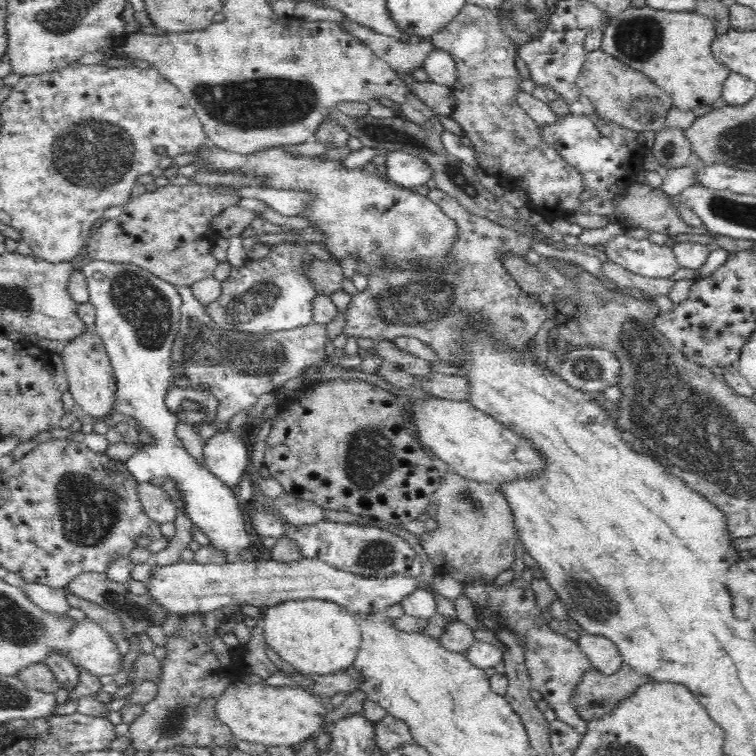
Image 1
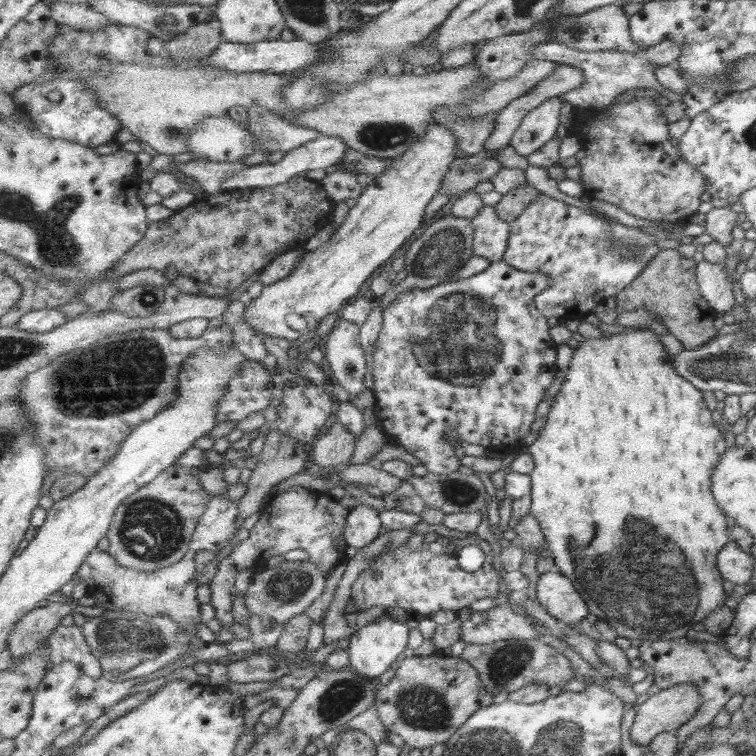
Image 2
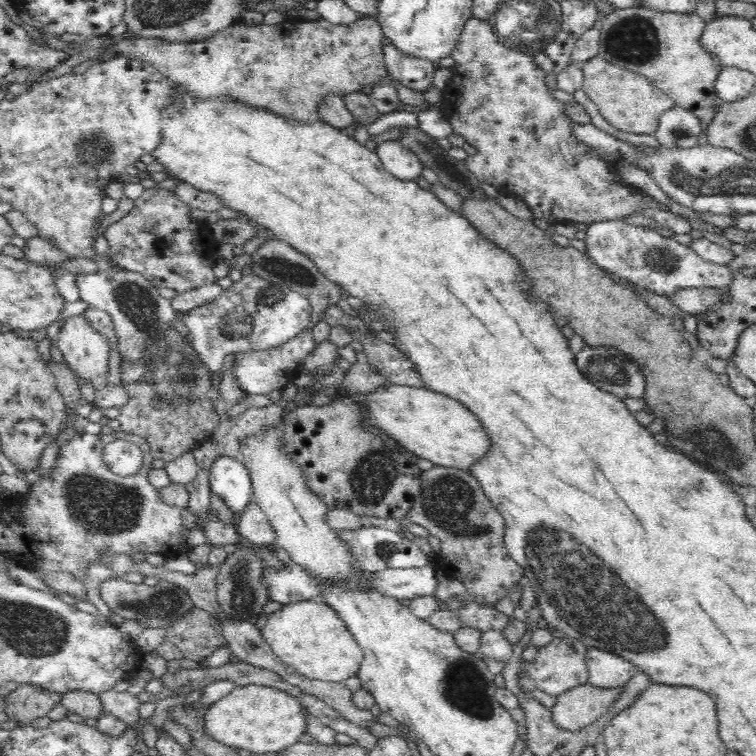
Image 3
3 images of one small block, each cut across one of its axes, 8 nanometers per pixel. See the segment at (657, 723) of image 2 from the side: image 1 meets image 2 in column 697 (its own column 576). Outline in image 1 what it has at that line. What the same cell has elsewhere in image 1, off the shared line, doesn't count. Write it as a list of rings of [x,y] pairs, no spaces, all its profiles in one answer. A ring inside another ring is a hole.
[[[623,663],[618,672],[611,676],[606,676],[592,668],[584,674],[576,688],[572,696],[572,707],[576,709],[582,721],[588,723],[612,713],[640,686],[651,681],[652,678],[636,673],[626,663]]]

